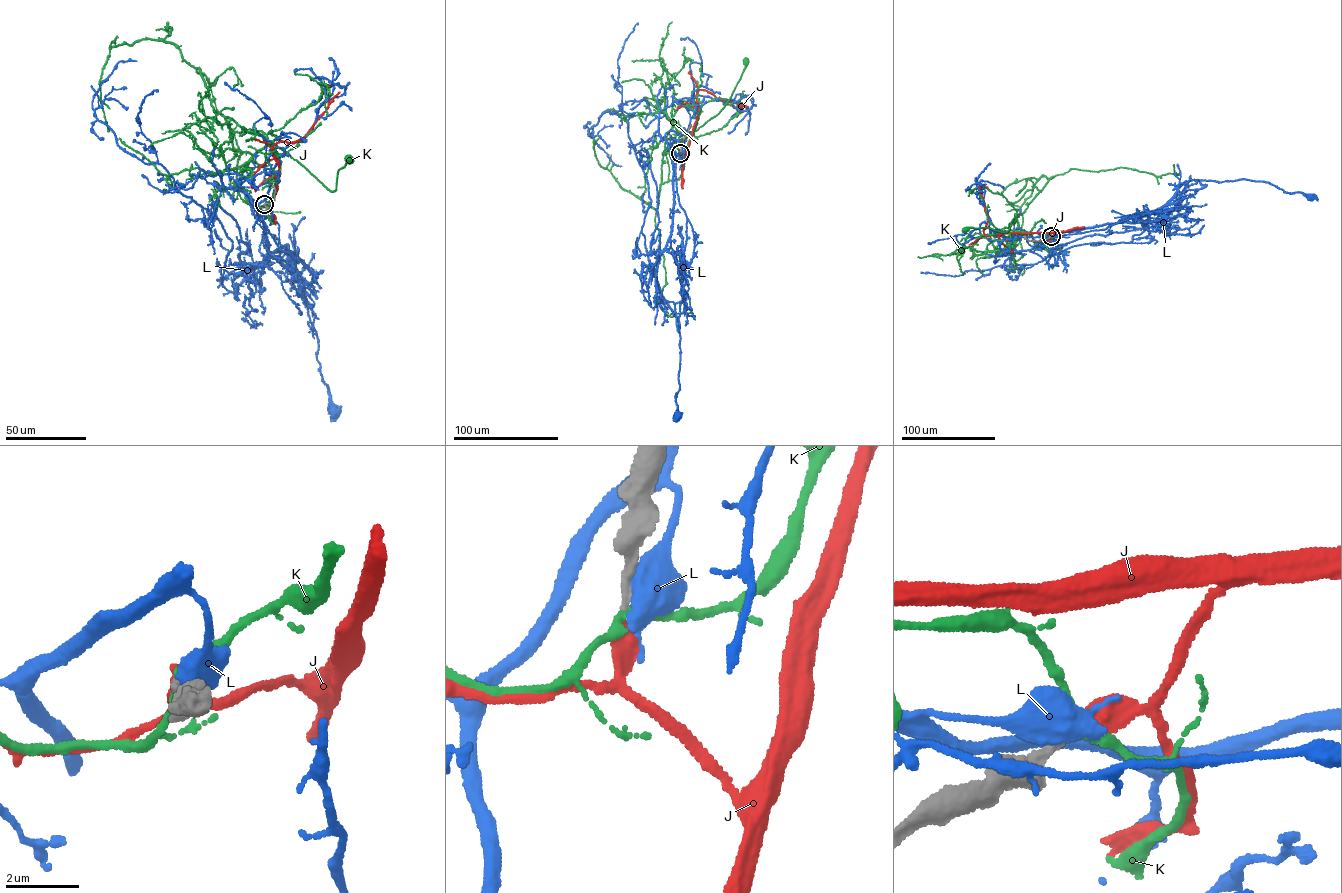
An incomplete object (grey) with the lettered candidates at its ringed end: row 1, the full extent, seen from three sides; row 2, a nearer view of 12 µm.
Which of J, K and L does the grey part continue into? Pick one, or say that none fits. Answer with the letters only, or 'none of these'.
J

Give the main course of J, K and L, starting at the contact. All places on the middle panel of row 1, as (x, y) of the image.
J: (680, 153), (684, 158), (697, 118), (698, 90), (739, 104), (742, 108), (735, 117)
K: (680, 153), (687, 147), (697, 117), (694, 131), (726, 103), (744, 68), (745, 61)
L: (680, 152), (676, 157), (677, 193), (687, 221), (682, 300), (678, 318), (678, 415)

